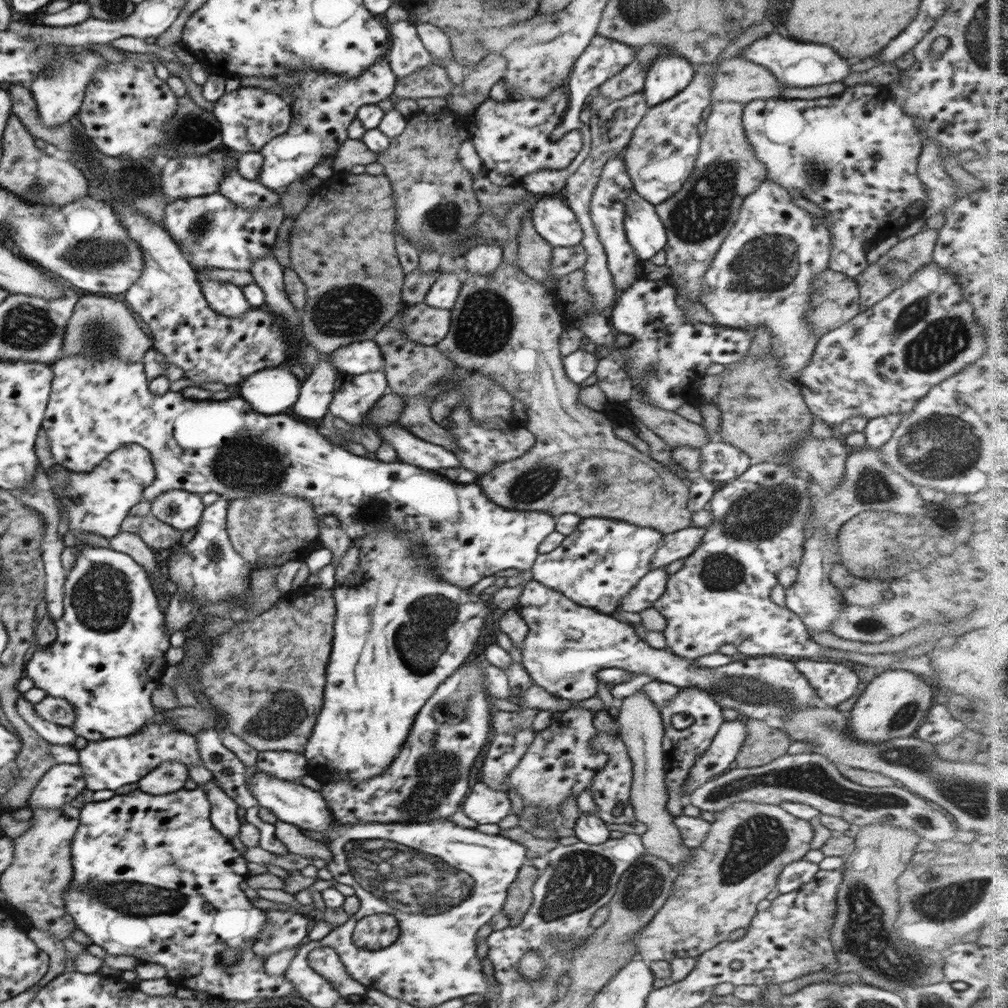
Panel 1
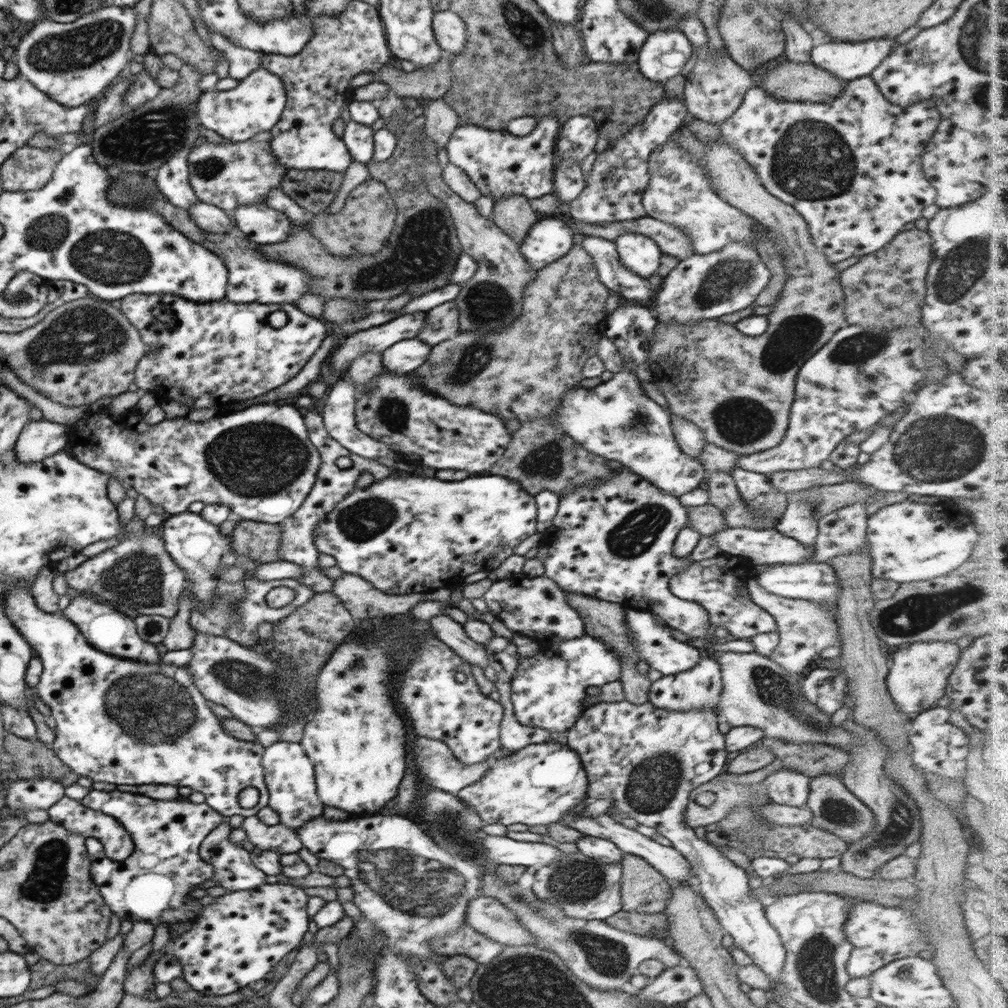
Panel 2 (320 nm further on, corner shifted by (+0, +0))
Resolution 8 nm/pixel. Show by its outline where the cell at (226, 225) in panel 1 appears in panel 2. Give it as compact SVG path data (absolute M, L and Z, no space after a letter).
M182 147L154 172L154 181L159 192L172 204L188 210L197 200L189 183L188 153L191 149Z

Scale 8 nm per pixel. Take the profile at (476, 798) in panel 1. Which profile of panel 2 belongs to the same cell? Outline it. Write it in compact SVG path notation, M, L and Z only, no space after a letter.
M554 740L528 745L513 754L500 753L487 773L476 782L461 788L456 796L476 809L481 819L487 824L526 824L526 826L540 826L540 824L554 824L562 822L575 806L585 800L589 780L583 767L580 755L568 745Z

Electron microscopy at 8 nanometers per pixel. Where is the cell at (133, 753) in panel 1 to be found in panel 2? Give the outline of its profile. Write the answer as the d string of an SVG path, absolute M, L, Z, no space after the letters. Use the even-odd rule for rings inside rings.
M21 580L11 582L7 588L5 613L28 644L38 652L43 671L39 683L33 687L56 720L56 738L50 747L78 776L115 785L190 786L194 791L202 792L208 806L224 818L234 814L244 817L256 815L269 804L269 790L261 765L265 746L258 741L248 742L230 736L223 729L223 722L216 716L213 706L198 692L193 676L186 667L167 664L161 659L149 663L120 658L92 648L71 620L62 615L50 616L40 610L30 588ZM248 787L259 790L259 801L252 808L242 808L239 794L243 788Z

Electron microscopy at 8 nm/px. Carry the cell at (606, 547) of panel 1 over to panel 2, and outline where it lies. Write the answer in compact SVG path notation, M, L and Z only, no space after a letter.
M620 468L616 472L610 474L610 480L606 480L604 484L598 484L594 488L586 488L586 486L578 486L570 492L566 492L562 498L560 498L560 503L558 506L558 511L553 518L552 525L544 532L541 536L540 543L538 544L538 555L537 558L542 562L545 574L548 578L555 580L555 583L564 591L571 593L580 593L583 595L593 596L599 598L600 600L607 600L611 603L621 604L624 609L635 608L641 611L648 611L655 616L660 616L662 620L665 620L669 628L675 628L680 630L684 634L688 635L690 638L709 638L709 630L711 630L711 622L709 616L704 607L700 604L685 601L677 596L674 596L668 587L668 582L675 574L679 572L684 572L691 569L692 563L695 561L692 558L678 558L674 556L674 543L677 539L678 533L686 526L689 519L689 514L687 513L686 507L680 503L680 500L676 496L670 496L670 494L664 494L664 492L658 490L654 484L650 484L648 480L640 478L638 474L629 471L628 469Z

